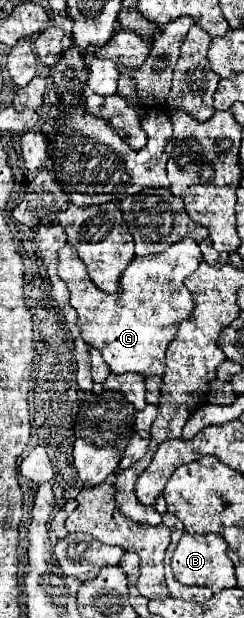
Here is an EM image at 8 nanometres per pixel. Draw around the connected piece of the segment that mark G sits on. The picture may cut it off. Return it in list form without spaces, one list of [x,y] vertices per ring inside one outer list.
[[[184,238],[164,252],[136,256],[120,276],[120,290],[108,294],[92,282],[76,250],[66,244],[58,252],[58,276],[70,290],[70,304],[78,312],[82,340],[100,350],[110,372],[162,376],[164,350],[194,306],[190,290],[184,286],[184,278],[192,274],[200,262],[200,248],[192,238]]]

